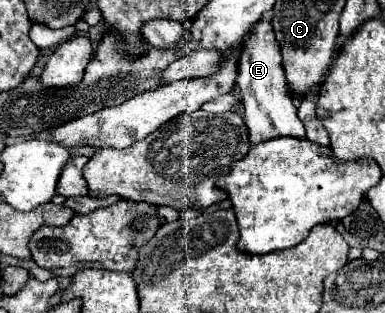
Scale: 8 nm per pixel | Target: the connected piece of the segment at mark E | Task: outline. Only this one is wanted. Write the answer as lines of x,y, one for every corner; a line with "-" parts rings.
260,19
242,41
242,47
244,49
240,51
240,59
238,59
236,87
240,89
244,103
244,121
248,125
250,143
256,145
260,141
268,141
274,137
304,139
304,125
296,117
296,107
290,97
282,69
280,43
274,35
272,23
268,19

